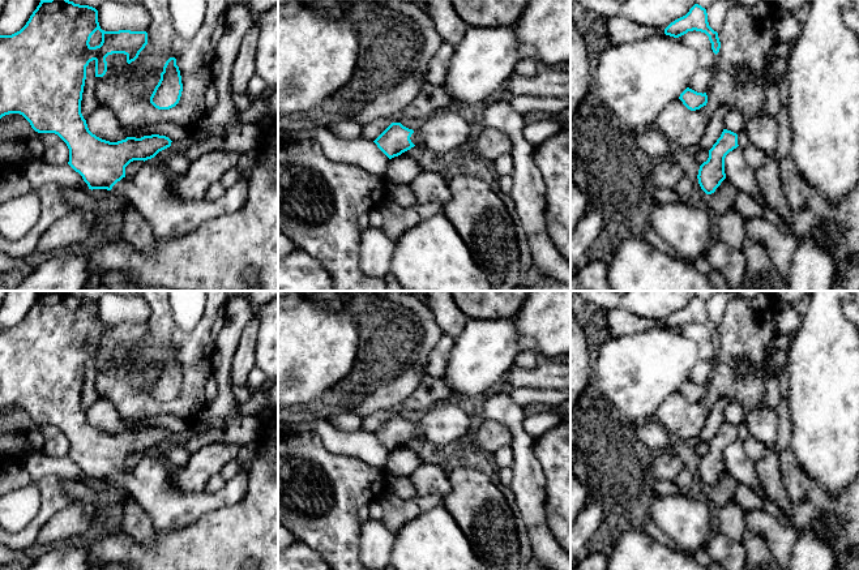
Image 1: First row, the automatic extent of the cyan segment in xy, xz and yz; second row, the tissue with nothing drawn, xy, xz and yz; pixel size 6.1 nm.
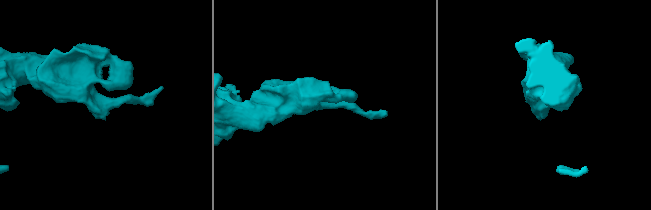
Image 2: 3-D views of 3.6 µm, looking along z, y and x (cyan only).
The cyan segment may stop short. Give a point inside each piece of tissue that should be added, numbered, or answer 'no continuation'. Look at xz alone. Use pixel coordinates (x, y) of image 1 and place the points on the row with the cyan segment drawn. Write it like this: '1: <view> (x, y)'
1: xz (445, 131)

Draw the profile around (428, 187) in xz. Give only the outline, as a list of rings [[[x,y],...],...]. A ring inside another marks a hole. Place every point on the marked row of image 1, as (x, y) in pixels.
[[[423,170],[409,187],[418,203],[439,203],[443,206],[450,200],[448,179],[435,171]]]

